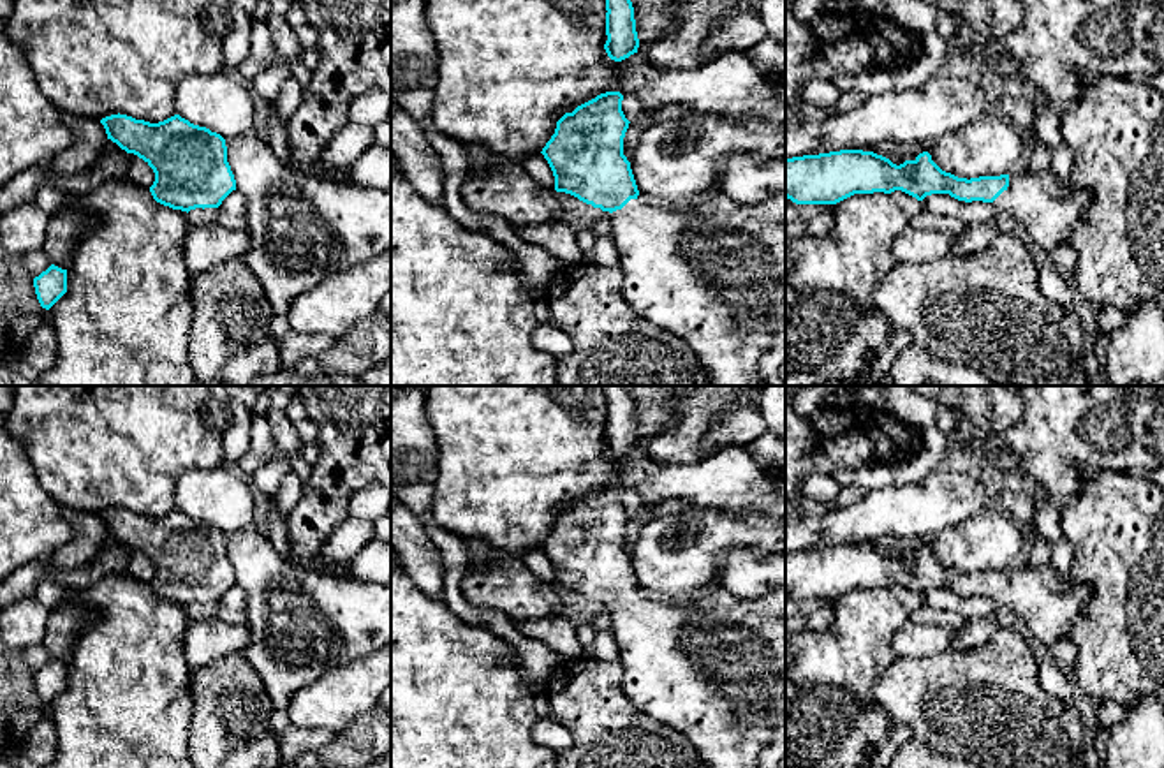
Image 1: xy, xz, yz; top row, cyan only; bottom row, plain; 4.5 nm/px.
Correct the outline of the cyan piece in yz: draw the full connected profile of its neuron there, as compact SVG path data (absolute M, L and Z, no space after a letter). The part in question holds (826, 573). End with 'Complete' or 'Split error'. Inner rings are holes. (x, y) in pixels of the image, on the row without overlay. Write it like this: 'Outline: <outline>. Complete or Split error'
Outline: M840 544L819 550L785 553L785 592L796 599L836 599L854 588L891 588L902 585L917 595L932 588L949 588L965 597L995 597L998 604L1014 611L1048 648L1067 638L1071 625L1092 599L1088 585L1069 585L1055 574L1051 565L1032 569L1028 565L1000 571L958 572L942 565L928 546L914 555L896 560L873 546Z. Split error

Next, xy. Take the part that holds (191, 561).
Outline: M127 509L100 514L107 534L143 553L155 567L153 594L173 604L218 602L236 585L225 534L174 509L150 518Z. Complete

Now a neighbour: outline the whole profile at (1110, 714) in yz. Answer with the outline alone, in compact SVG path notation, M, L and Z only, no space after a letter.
M1097 703L1095 713L1101 724L1108 729L1115 727L1125 719L1125 708L1116 703Z

